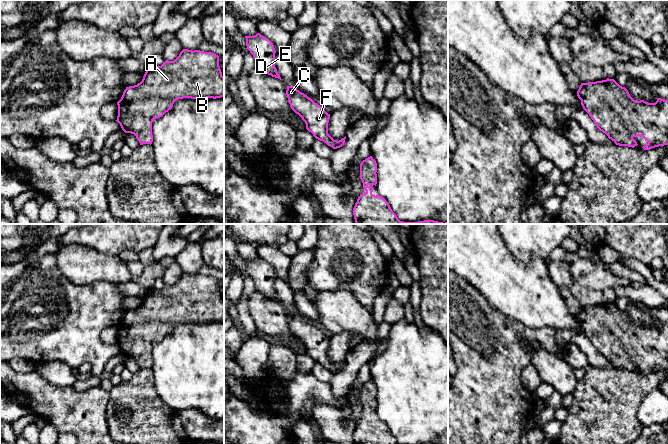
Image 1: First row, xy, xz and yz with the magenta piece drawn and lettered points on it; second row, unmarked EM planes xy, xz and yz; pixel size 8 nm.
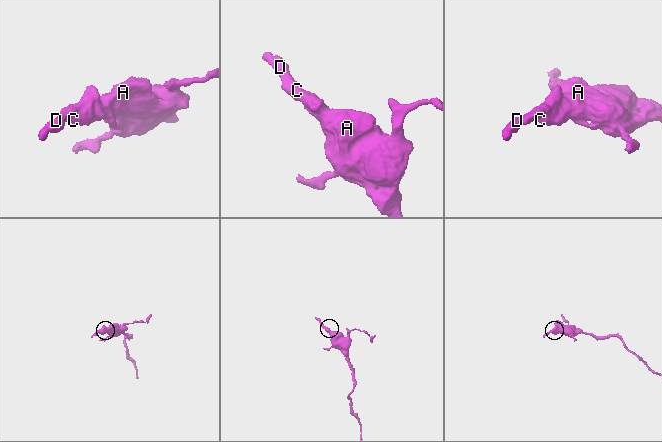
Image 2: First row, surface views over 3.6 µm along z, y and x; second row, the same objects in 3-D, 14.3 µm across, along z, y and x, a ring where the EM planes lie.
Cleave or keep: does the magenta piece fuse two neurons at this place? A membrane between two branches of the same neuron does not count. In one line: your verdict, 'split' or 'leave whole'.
leave whole

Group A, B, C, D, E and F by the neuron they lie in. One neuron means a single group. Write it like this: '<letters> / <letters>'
A B C D E F

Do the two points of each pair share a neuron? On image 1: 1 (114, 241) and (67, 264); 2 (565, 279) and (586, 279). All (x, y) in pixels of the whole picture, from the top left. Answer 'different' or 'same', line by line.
1: different
2: different

